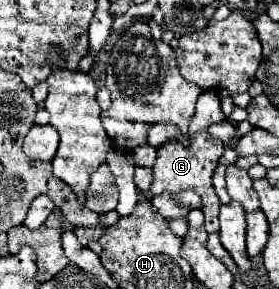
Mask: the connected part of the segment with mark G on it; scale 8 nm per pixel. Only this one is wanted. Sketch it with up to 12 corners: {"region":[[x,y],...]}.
{"region":[[206,130],[156,152],[150,192],[196,190],[208,234],[220,202],[212,174],[224,154]]}

